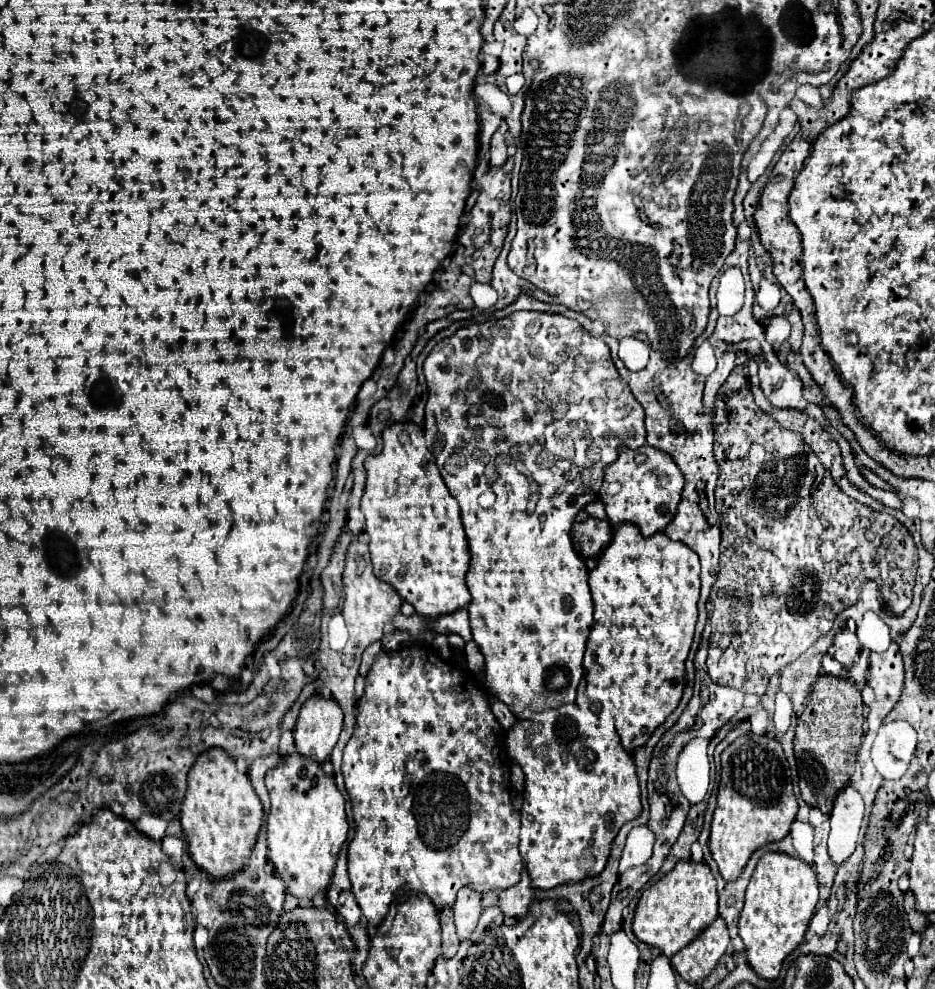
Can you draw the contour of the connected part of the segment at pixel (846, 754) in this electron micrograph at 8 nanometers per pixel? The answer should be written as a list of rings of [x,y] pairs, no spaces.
[[[818,676],[808,698],[804,714],[798,718],[794,752],[798,762],[800,794],[806,804],[816,806],[822,814],[830,814],[838,790],[846,786],[854,774],[856,752],[862,742],[864,706],[858,688],[848,680],[834,676]]]

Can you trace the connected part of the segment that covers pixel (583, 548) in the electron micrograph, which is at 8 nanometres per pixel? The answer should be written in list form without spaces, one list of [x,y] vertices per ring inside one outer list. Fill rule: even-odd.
[[[588,518],[586,522],[576,522],[570,530],[570,536],[578,556],[596,558],[608,548],[612,540],[612,526],[608,520]]]

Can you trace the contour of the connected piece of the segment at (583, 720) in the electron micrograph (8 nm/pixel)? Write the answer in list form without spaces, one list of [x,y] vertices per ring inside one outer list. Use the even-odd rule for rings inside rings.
[[[566,704],[548,712],[548,722],[516,722],[508,730],[508,754],[526,774],[524,802],[520,808],[522,828],[519,851],[524,858],[530,884],[538,890],[550,890],[560,884],[580,882],[598,876],[610,856],[612,842],[622,824],[634,820],[640,812],[640,786],[632,754],[620,746],[614,726],[600,728],[600,720],[590,710]]]

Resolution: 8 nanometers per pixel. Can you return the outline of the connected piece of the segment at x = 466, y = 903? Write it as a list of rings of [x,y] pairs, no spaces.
[[[460,890],[458,898],[452,906],[454,910],[454,924],[456,924],[456,934],[462,940],[468,940],[470,934],[476,930],[478,918],[482,914],[482,904],[480,904],[480,896],[474,890]]]

